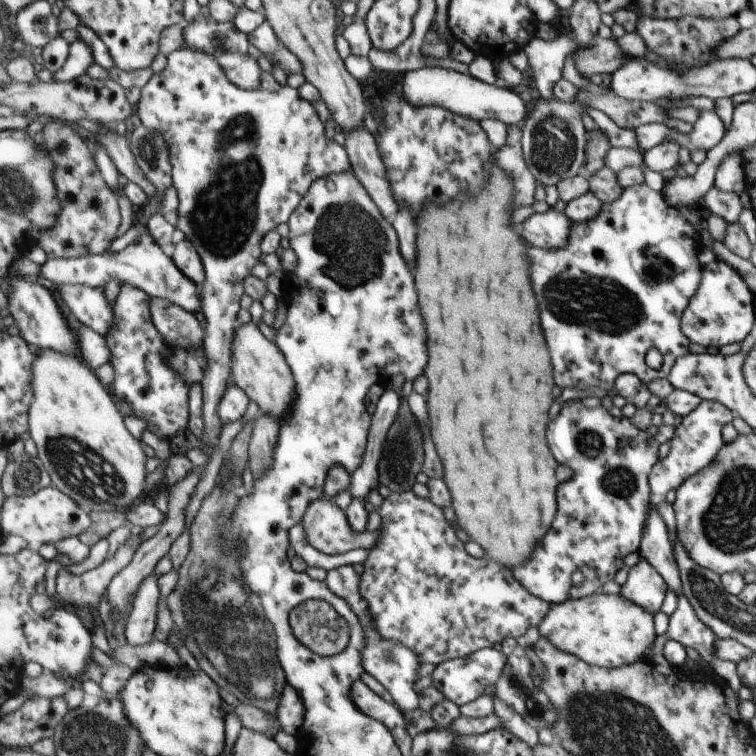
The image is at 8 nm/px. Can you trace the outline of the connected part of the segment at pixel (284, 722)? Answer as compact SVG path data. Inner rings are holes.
M288 684L279 696L275 716L283 731L296 736L304 719L304 706L298 692Z

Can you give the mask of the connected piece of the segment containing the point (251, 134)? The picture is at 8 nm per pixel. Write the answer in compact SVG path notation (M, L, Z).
M183 47L168 55L167 66L160 72L155 73L153 78L141 89L141 98L136 107L141 123L147 128L160 132L166 140L170 161L173 165L174 187L178 190L180 205L178 208L178 221L176 226L185 234L185 238L189 239L199 251L201 262L204 267L204 280L200 288L200 311L205 320L205 336L202 338L202 347L205 354L208 355L208 373L204 374L204 380L200 382L202 390L202 420L203 429L200 434L199 441L203 444L202 451L209 457L215 451L218 442L218 436L221 431L222 424L217 414L217 405L225 392L225 384L230 376L231 365L231 344L232 338L235 336L236 315L239 313L239 298L244 293L244 278L249 276L249 270L260 262L261 256L260 244L265 236L272 230L277 230L277 226L281 226L281 222L287 222L288 218L295 212L296 206L300 204L304 198L304 194L311 188L309 184L319 177L328 176L331 173L339 173L351 168L348 161L347 151L344 149L340 141L331 141L325 138L324 124L319 120L314 106L299 97L297 91L286 84L276 92L269 92L266 89L255 89L246 91L242 88L231 84L224 75L223 69L215 60L214 56L206 52L191 48Z

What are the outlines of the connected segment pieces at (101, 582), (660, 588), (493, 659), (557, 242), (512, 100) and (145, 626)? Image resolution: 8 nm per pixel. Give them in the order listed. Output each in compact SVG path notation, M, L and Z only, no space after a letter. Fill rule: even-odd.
M132 527L132 534L127 542L119 546L117 552L103 564L90 571L78 575L61 567L56 577L56 592L62 602L75 606L90 606L96 608L103 598L103 592L108 590L110 582L133 560L139 546L141 528Z
M642 558L627 571L625 582L619 588L619 594L647 612L656 614L667 589L668 586L661 576Z
M487 647L476 650L461 658L449 659L436 665L431 672L432 686L442 692L445 699L454 702L458 707L471 702L483 694L493 698L494 684L505 668L506 656L499 648Z
M553 208L546 212L533 213L525 222L521 236L531 246L541 246L545 250L560 249L568 241L569 229L572 223L565 213Z
M421 67L407 71L403 75L401 94L414 107L441 107L456 115L469 116L476 122L487 118L501 121L504 125L519 125L527 116L521 95L508 87L498 88L481 77L473 78L473 75L462 74L453 69Z
M151 575L139 587L133 610L126 622L125 635L128 644L145 646L155 641L155 624L157 624L157 608L159 608L159 578Z

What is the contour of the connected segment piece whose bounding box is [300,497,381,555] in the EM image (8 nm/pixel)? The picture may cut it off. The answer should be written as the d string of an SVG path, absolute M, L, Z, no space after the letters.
M323 497L309 504L308 508L305 509L304 516L300 523L302 524L306 541L315 550L326 555L348 553L350 550L355 549L370 549L376 545L381 526L375 531L365 530L362 533L357 533L350 524L347 524L347 521L340 507L332 500L329 500L329 498Z

